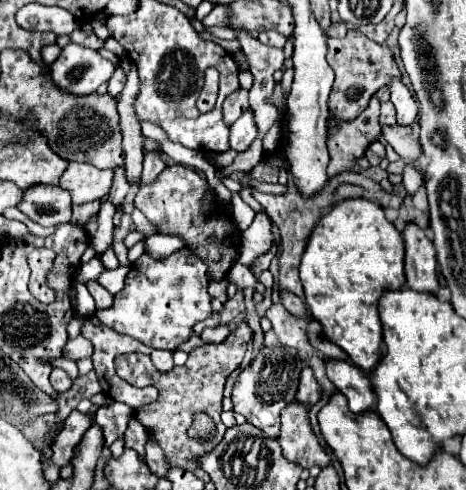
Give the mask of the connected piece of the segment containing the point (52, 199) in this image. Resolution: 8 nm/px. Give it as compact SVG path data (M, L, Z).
M34 185L26 189L18 209L42 227L70 223L72 219L70 193L54 185Z

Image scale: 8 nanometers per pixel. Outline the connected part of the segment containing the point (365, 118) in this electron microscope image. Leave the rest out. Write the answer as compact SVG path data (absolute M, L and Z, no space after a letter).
M374 95L364 113L354 121L342 125L328 125L330 127L328 135L330 165L326 169L328 179L336 177L342 171L352 171L356 159L366 155L368 145L380 139L382 127L378 123L378 115L380 115L380 101Z

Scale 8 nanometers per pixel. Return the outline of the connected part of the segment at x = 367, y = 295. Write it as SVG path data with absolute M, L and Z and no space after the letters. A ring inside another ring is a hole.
M346 199L336 203L328 215L324 215L318 225L314 227L306 251L300 263L300 279L306 295L308 309L312 317L322 325L324 337L344 349L352 363L364 371L372 371L378 361L382 359L382 323L378 315L378 301L382 293L390 289L414 287L414 291L424 293L438 293L438 277L436 277L436 249L426 233L416 227L408 225L404 229L404 241L398 229L386 221L384 209L368 199ZM404 245L406 245L406 277L404 277Z

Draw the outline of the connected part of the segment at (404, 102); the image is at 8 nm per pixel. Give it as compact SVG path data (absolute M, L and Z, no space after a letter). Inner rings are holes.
M392 81L390 91L392 91L390 101L394 103L394 107L398 111L398 125L412 125L418 115L418 103L414 101L412 93L406 89L406 85L402 81Z

